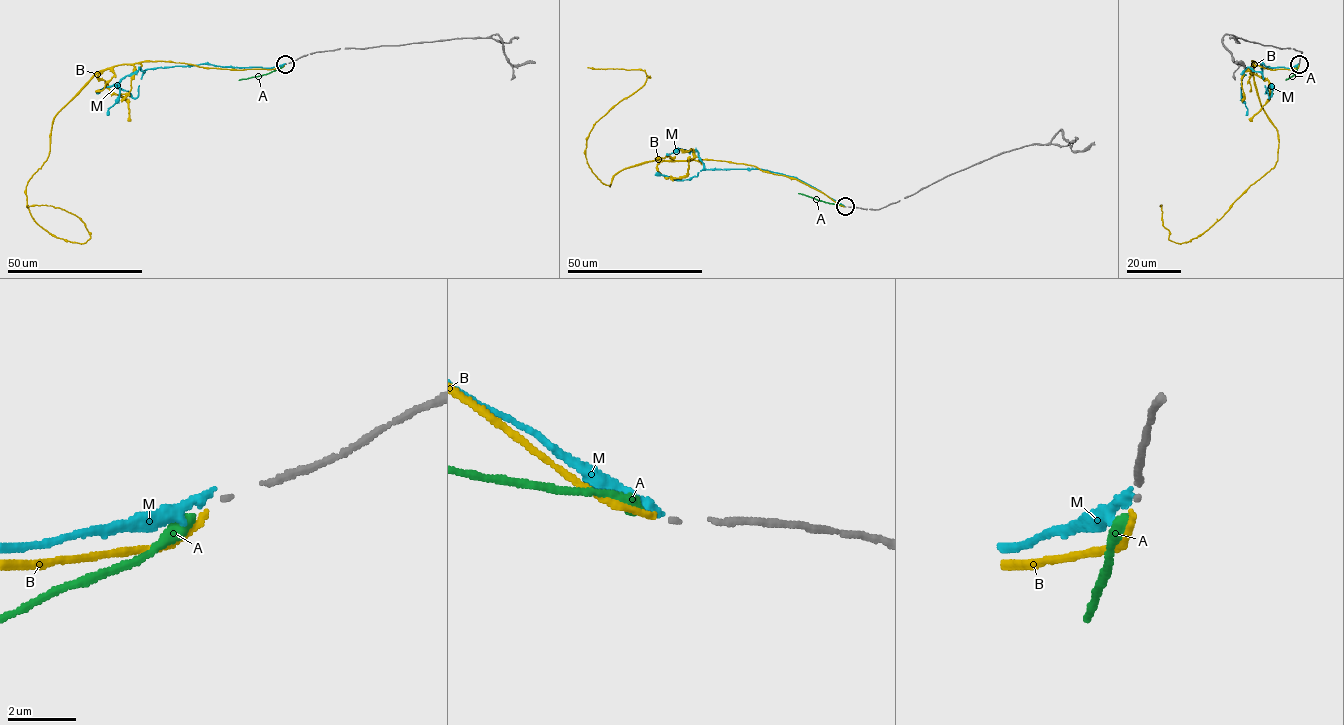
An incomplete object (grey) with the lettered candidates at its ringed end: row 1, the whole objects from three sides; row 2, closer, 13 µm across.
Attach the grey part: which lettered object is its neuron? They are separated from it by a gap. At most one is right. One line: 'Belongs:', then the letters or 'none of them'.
Belongs: B

